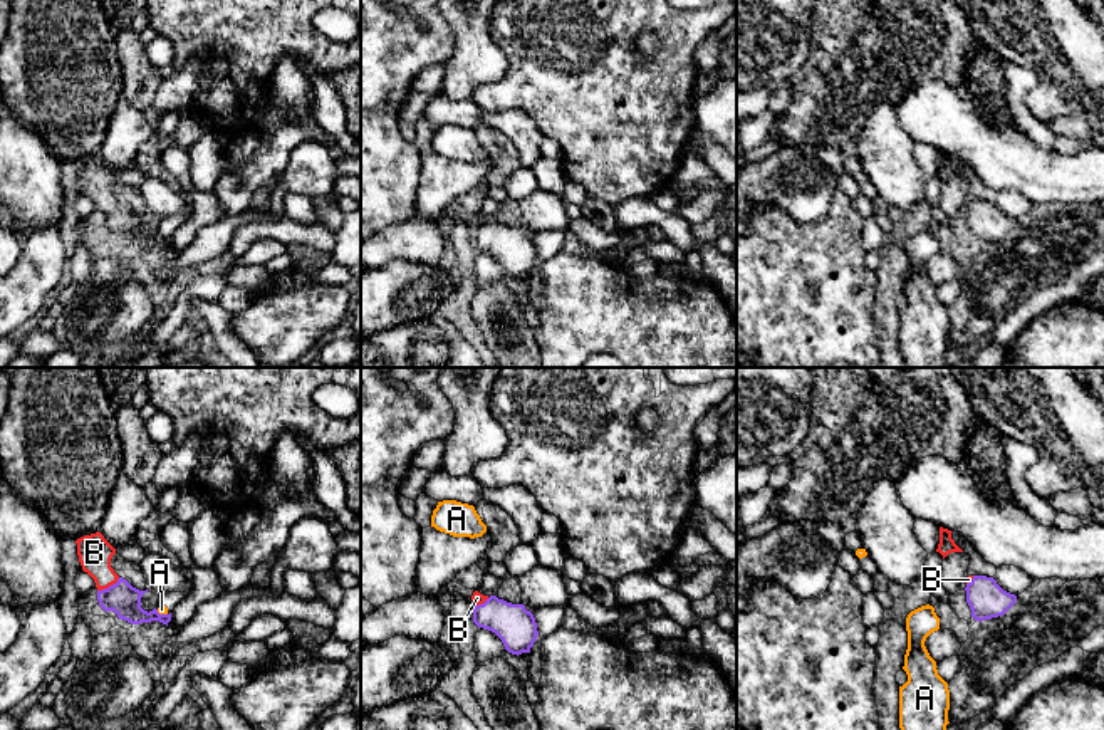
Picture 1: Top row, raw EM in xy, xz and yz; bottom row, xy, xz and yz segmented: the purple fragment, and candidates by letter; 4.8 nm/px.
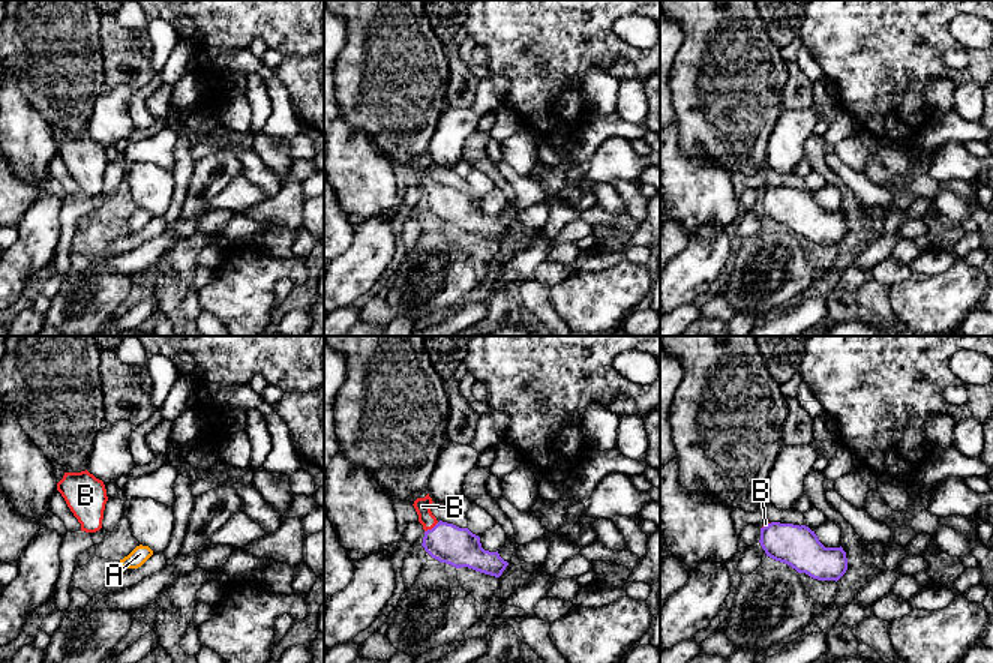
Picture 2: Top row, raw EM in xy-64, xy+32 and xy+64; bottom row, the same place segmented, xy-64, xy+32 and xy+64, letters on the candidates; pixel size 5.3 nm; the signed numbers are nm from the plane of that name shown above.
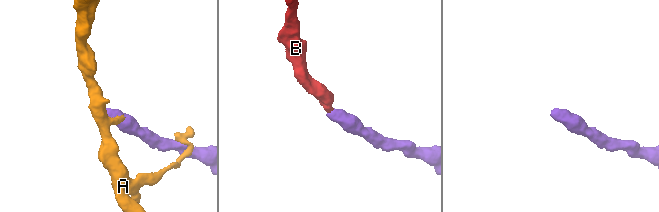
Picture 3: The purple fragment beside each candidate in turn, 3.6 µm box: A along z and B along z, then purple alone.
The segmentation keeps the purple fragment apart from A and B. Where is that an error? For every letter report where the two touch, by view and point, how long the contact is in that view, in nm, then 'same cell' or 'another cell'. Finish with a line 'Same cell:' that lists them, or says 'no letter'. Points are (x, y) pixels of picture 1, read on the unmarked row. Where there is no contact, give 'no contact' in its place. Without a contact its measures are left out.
A: xy (161, 239) | 60 nm | another cell
B: xy (109, 210) | 130 nm | same cell
Same cell: B

